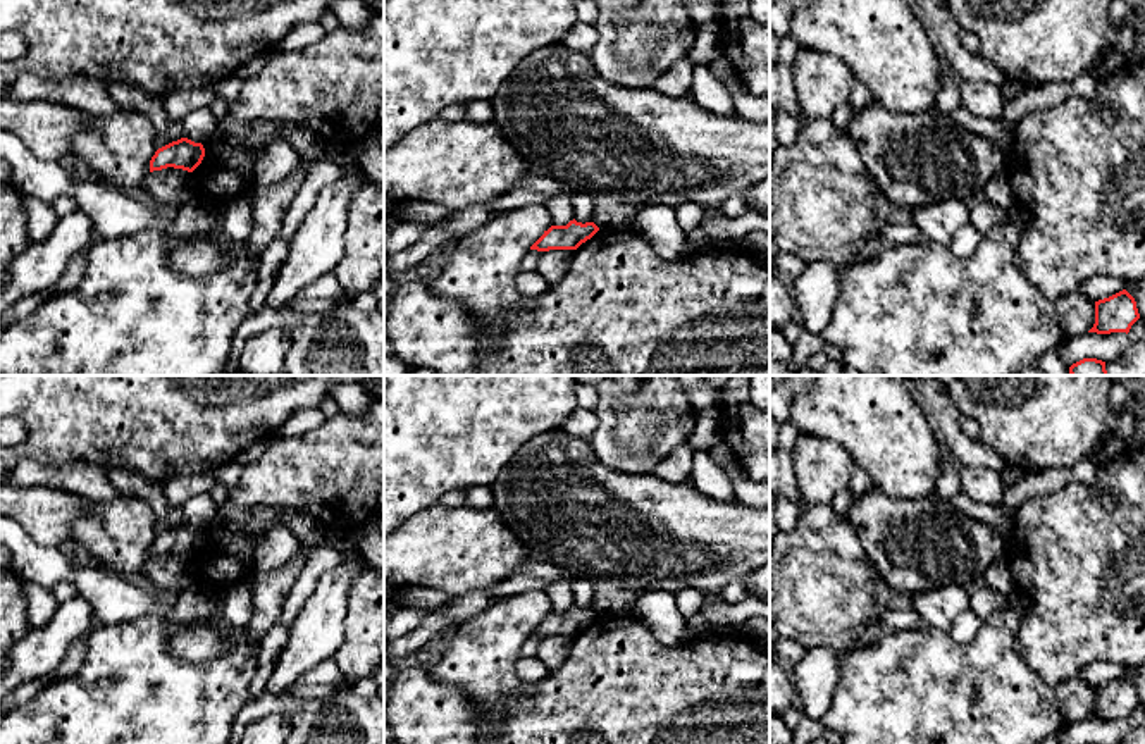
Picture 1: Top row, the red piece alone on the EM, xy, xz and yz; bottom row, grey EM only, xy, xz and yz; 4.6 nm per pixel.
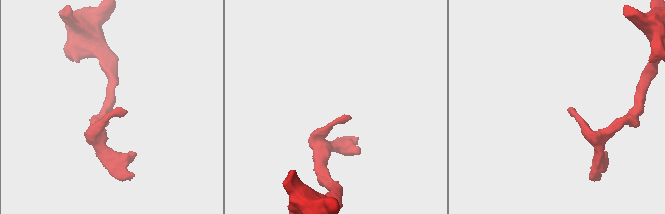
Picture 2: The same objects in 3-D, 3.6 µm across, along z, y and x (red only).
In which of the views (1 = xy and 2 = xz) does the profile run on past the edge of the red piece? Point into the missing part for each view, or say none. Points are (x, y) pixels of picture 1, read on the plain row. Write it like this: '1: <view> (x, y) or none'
1: none
2: none

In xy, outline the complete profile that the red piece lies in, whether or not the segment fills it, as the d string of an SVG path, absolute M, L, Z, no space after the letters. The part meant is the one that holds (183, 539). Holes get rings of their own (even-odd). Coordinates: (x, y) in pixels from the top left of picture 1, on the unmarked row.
M181 524L155 537L150 546L150 558L162 556L167 553L193 558L201 549L203 542L205 534L201 529Z

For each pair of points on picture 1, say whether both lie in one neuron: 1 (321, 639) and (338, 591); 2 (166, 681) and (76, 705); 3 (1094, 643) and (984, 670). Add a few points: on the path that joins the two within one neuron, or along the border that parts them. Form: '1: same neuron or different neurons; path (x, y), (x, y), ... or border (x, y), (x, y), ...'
1: same neuron; path (321, 627), (321, 617), (328, 603)
2: same neuron; path (143, 684), (123, 705), (99, 705)
3: different neurons; border (1021, 619), (1016, 629), (1016, 653), (1052, 686)

